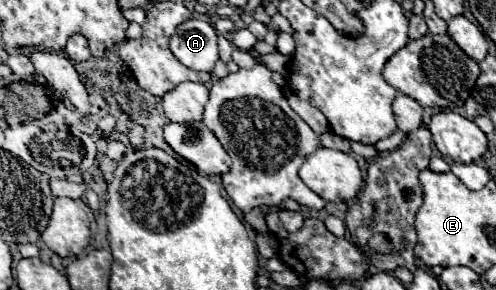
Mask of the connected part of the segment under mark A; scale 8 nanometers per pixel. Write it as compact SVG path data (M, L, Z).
M188 19L186 23L182 23L178 27L178 31L172 35L170 39L170 49L174 53L174 57L184 63L186 67L194 69L194 71L206 71L206 73L212 73L214 71L214 63L218 61L218 35L216 35L216 29L204 21L204 19Z

